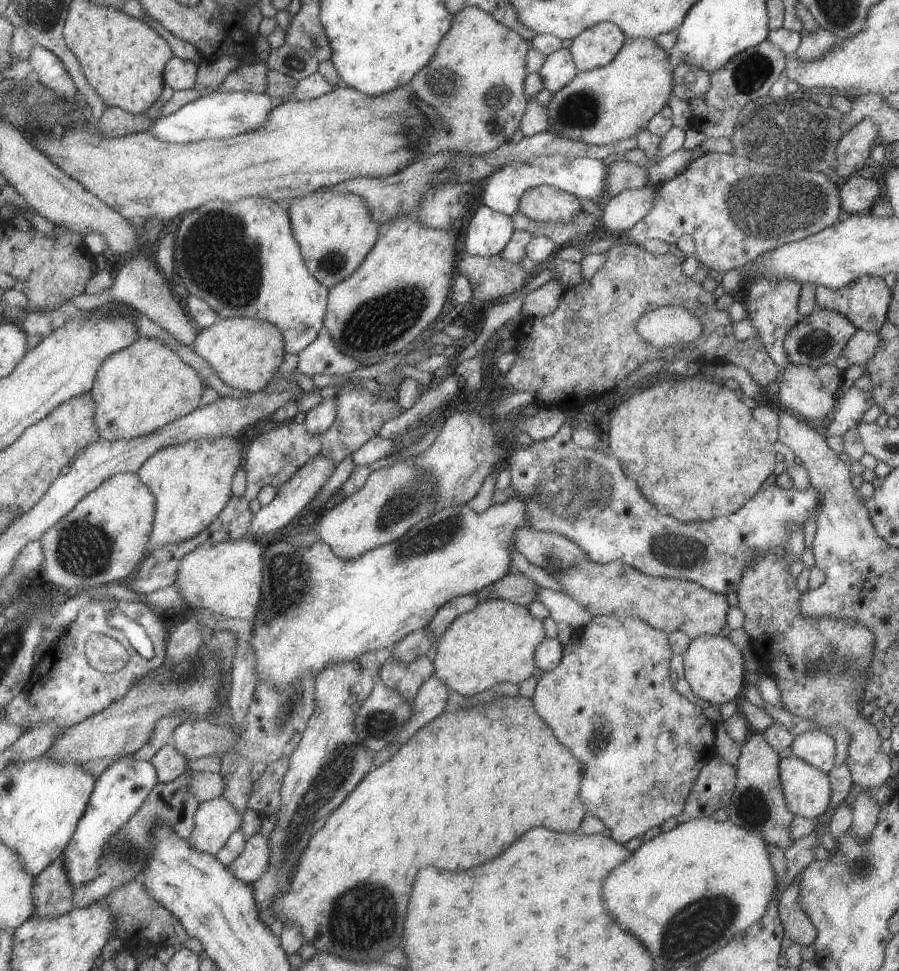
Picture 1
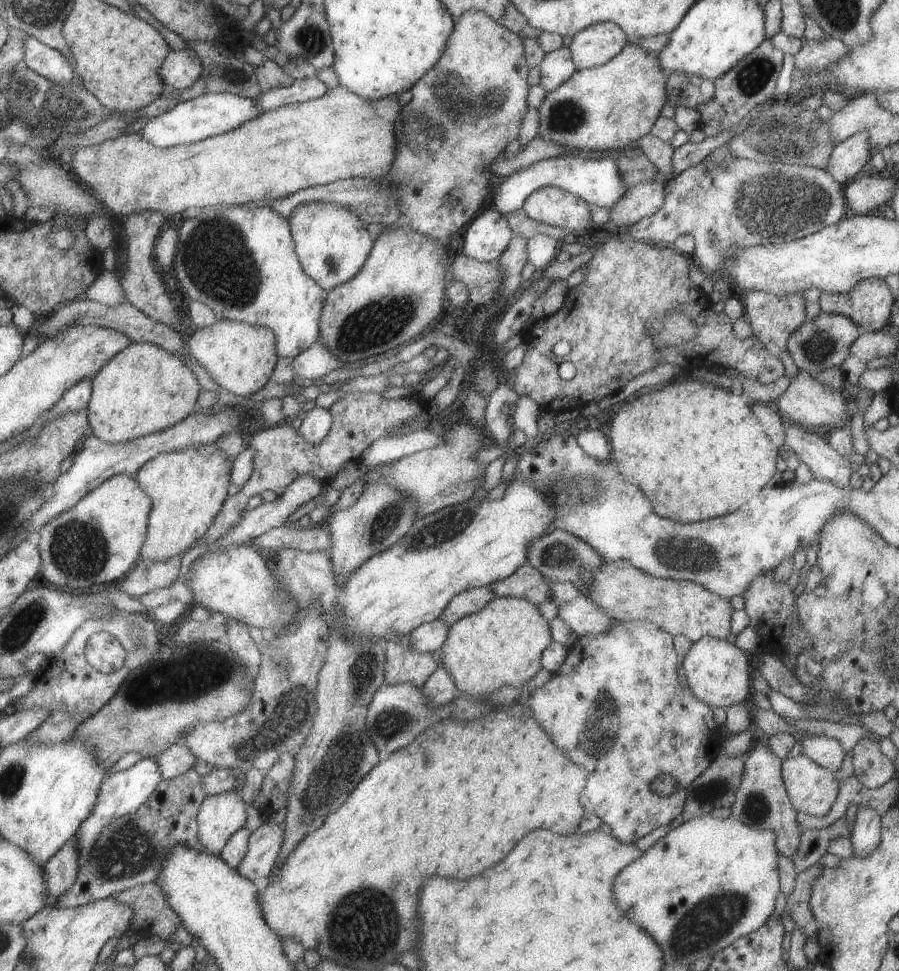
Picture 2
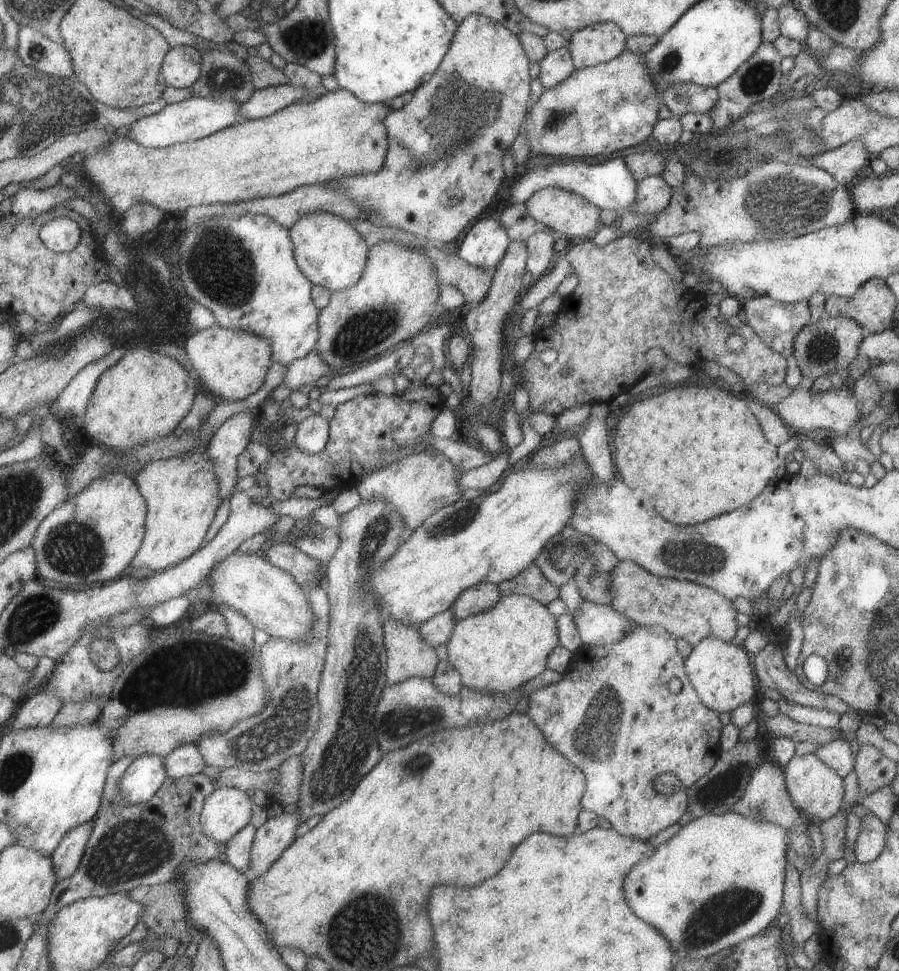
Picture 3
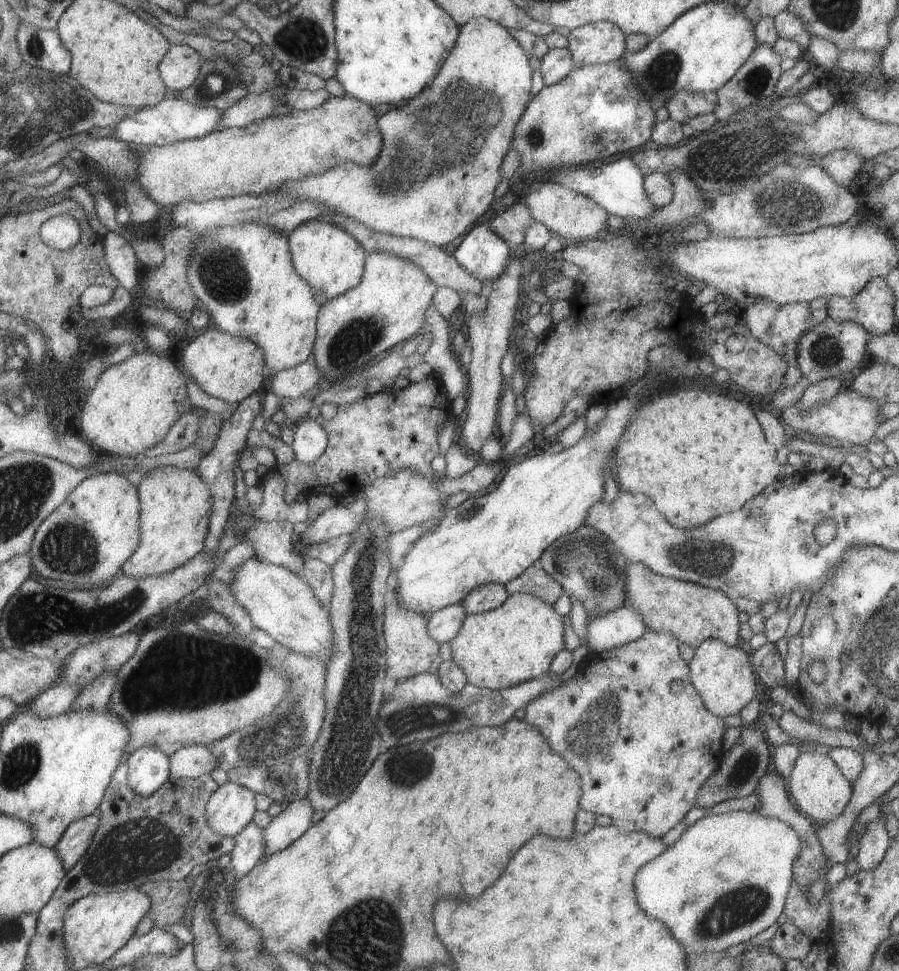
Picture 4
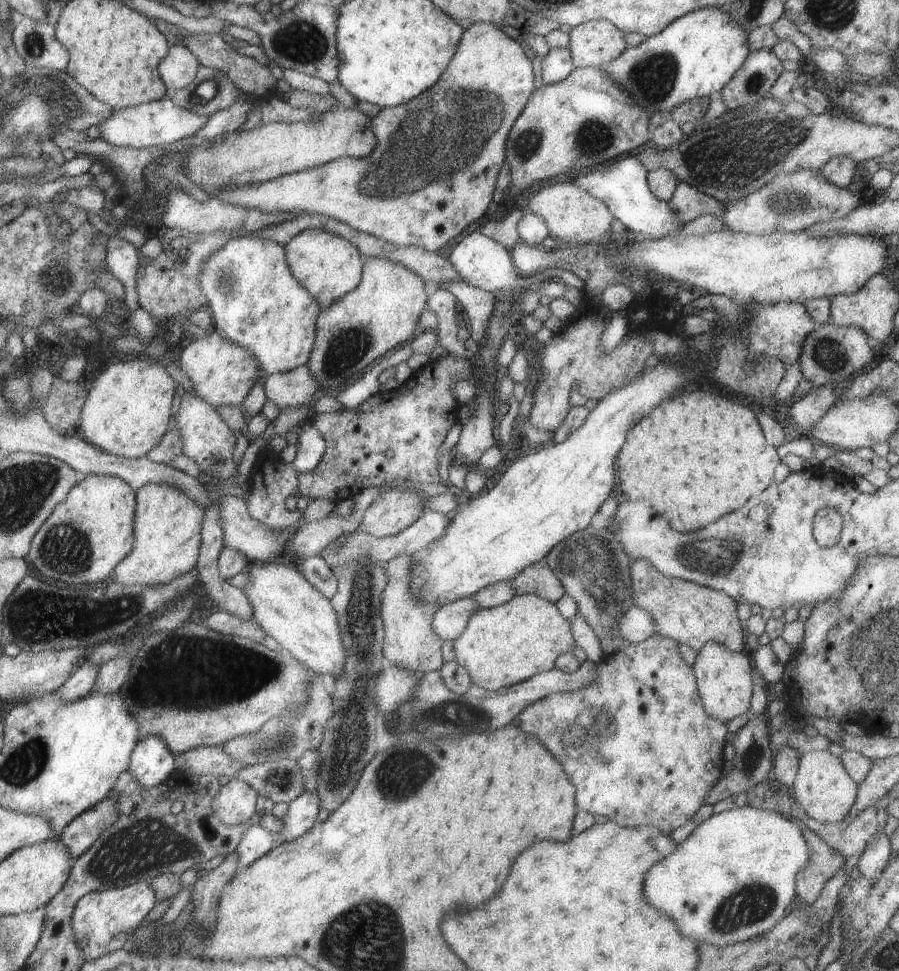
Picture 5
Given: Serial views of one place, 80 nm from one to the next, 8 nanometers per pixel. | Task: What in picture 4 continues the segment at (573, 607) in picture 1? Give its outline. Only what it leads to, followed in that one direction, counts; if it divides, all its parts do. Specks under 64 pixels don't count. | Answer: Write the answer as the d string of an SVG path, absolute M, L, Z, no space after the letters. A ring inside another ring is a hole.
M629 607L599 611L586 618L585 644L588 651L607 650L639 638L646 630L640 615Z

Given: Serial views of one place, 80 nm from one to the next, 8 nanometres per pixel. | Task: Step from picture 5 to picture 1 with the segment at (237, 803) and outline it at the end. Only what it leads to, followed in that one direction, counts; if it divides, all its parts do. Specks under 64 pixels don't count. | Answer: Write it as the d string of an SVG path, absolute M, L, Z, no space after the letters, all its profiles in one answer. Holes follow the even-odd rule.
M223 796L214 797L199 803L194 810L193 830L186 843L199 852L214 856L227 838L240 830L241 823L242 817Z

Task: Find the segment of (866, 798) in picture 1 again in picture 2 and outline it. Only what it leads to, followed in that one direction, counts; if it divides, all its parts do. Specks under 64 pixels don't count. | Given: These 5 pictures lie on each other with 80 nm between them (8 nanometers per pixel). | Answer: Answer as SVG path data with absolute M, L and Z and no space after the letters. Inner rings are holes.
M859 805L849 836L854 857L864 858L875 849L880 840L880 829L878 813L872 807Z

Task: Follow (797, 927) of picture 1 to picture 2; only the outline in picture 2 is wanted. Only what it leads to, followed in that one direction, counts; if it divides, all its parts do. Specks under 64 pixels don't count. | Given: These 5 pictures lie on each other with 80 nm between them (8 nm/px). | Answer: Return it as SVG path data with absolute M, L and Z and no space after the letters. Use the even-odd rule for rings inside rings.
M820 861L809 869L797 873L793 889L790 895L786 896L784 911L786 911L793 924L803 932L806 938L815 939L819 934L808 906L808 899L811 895L810 883L820 874L821 867L823 865Z

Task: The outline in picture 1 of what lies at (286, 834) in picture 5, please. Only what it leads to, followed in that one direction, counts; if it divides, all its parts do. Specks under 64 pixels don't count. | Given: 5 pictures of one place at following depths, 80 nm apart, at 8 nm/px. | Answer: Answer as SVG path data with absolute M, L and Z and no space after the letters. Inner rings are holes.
M259 830L246 840L241 854L228 867L229 872L235 874L233 878L241 880L243 884L250 884L255 882L267 870L269 835L265 836Z

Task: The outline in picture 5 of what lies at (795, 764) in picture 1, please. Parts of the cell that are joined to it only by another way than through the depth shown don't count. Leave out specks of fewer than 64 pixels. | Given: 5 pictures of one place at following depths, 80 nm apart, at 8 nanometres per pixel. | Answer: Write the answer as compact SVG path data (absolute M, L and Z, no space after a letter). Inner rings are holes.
M806 751L798 757L798 767L791 783L791 796L801 805L804 813L820 823L836 823L844 820L856 797L857 784L851 780L838 756L828 751Z

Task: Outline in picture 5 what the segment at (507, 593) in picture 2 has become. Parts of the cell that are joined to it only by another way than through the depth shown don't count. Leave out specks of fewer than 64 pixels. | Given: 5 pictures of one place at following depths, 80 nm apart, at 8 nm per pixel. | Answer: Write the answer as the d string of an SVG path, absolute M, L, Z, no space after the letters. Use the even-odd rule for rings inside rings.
M545 558L526 566L509 582L517 595L537 595L550 603L557 602L563 594L562 584L546 567Z

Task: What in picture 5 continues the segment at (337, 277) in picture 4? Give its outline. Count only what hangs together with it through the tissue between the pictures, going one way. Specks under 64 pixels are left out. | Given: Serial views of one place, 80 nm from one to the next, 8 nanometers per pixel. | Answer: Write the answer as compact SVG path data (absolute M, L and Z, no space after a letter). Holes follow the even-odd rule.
M321 229L299 231L284 244L287 266L295 280L316 300L320 310L353 290L362 277L363 258L346 238Z

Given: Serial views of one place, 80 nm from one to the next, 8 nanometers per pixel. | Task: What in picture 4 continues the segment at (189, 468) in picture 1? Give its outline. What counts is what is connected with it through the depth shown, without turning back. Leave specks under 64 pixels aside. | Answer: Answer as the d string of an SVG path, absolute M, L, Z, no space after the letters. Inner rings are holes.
M173 465L155 467L141 474L135 482L140 502L140 539L135 552L121 565L120 574L133 578L143 578L172 571L204 548L209 515L212 511L211 491L208 484L200 477L197 469L192 471Z

